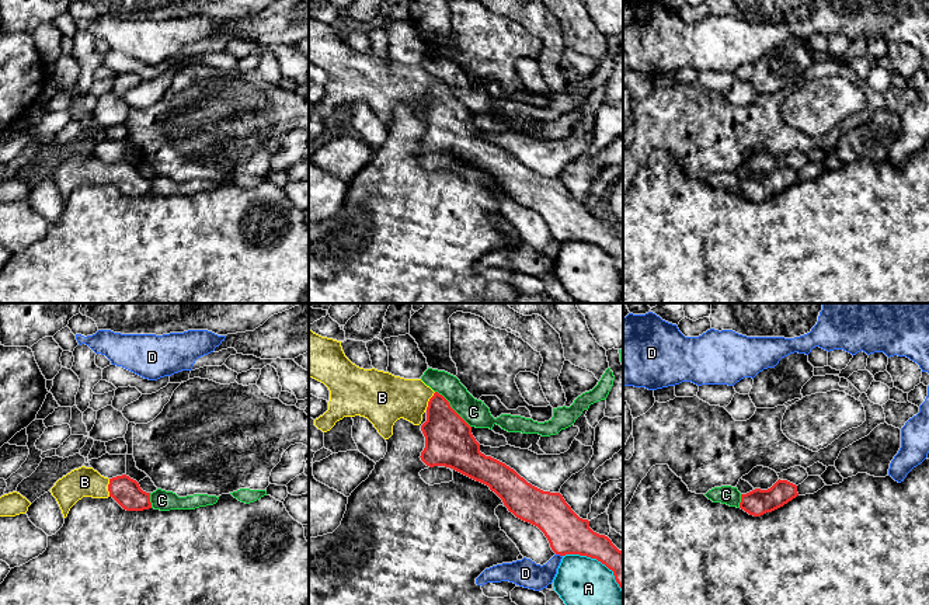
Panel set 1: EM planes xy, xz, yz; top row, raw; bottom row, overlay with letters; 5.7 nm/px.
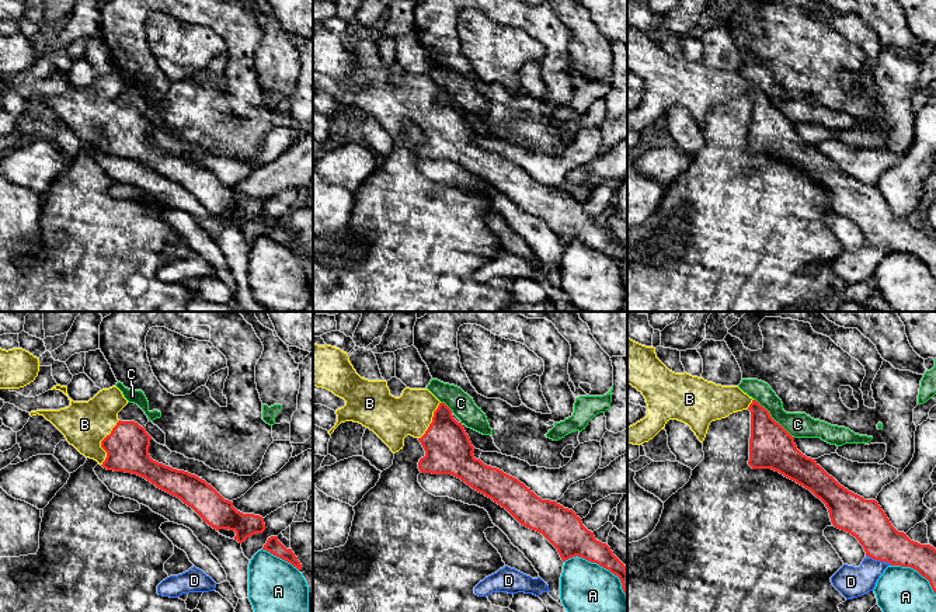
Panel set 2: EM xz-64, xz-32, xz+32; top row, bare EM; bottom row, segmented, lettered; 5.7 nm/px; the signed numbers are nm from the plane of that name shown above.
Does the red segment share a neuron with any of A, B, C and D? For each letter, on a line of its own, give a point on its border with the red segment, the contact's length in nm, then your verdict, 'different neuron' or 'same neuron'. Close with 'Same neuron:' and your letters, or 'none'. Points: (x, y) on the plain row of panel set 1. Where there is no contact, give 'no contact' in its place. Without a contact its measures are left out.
A: xz (598, 246) | 400 nm | different neuron
B: xy (108, 173) | 100 nm | same neuron
C: xz (452, 94) | 300 nm | different neuron
D: xz (559, 239) | 40 nm | different neuron
Same neuron: B

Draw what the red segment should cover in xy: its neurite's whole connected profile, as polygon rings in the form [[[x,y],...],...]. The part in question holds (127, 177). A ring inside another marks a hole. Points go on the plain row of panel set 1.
[[[81,152],[59,164],[51,174],[63,204],[83,182],[112,182],[126,197],[143,197],[152,194],[150,178],[140,174],[139,168],[126,160],[112,164],[101,161],[93,153]]]

